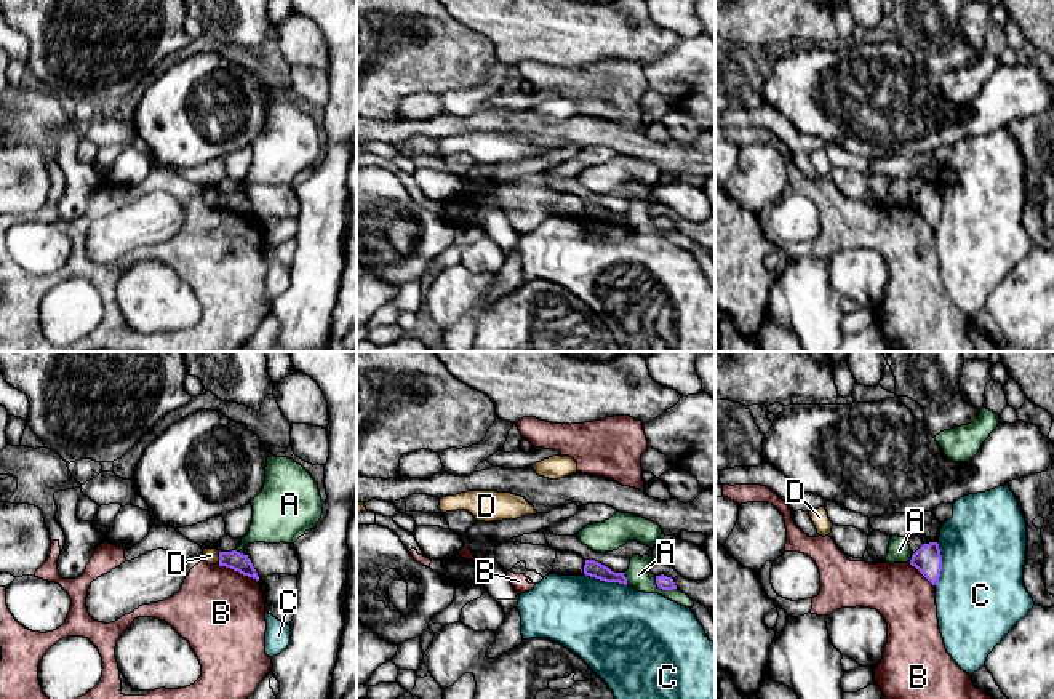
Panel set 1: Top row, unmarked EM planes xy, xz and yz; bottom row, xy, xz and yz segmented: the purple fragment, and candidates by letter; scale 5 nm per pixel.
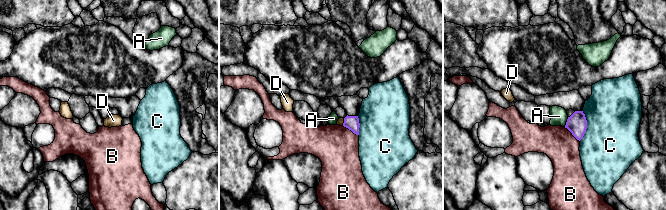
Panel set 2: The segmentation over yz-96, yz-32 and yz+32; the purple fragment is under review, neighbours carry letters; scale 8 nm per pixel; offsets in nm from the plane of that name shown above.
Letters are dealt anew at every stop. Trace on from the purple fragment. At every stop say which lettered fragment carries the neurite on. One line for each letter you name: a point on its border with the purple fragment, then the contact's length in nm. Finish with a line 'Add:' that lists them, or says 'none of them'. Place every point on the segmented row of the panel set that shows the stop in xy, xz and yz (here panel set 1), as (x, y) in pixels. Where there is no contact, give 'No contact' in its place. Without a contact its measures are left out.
Add: none of them

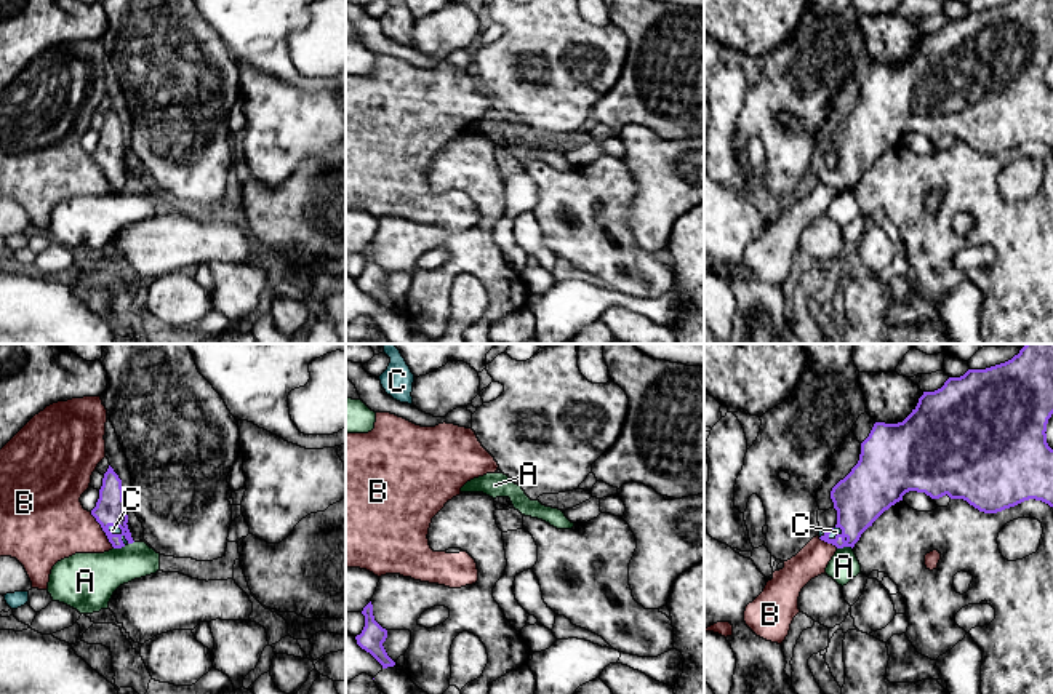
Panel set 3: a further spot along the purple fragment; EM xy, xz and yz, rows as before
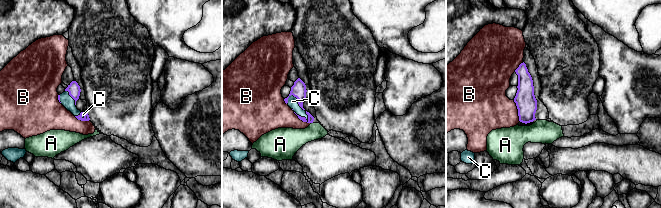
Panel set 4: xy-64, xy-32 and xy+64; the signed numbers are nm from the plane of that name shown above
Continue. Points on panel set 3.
C: Touches purple at xy (117, 534). Shared border 140 nm
Add: C

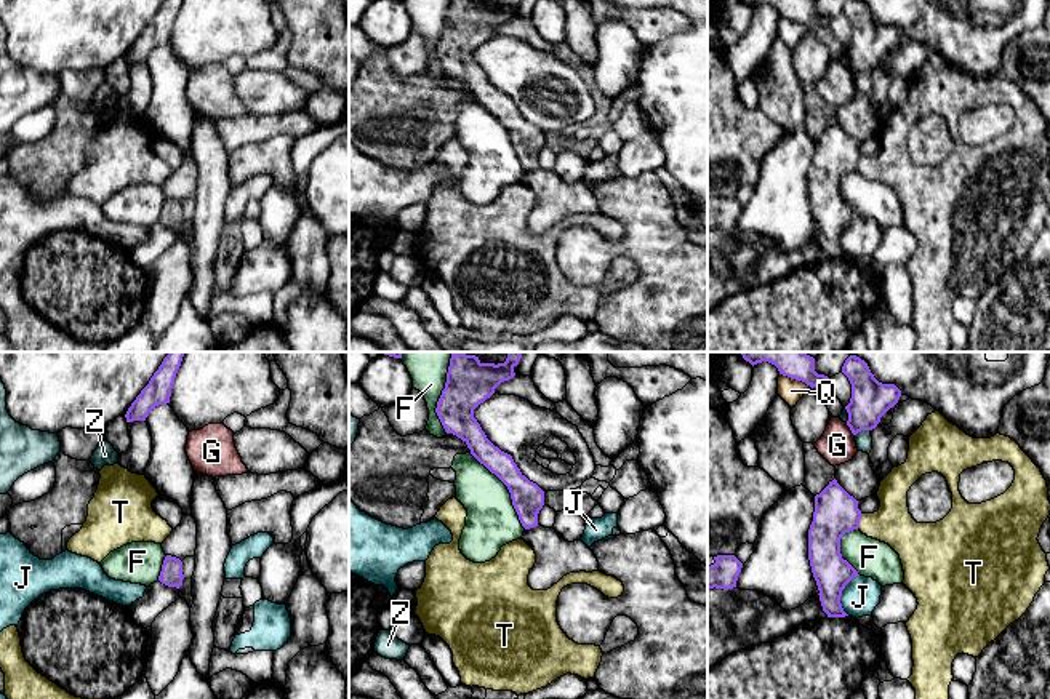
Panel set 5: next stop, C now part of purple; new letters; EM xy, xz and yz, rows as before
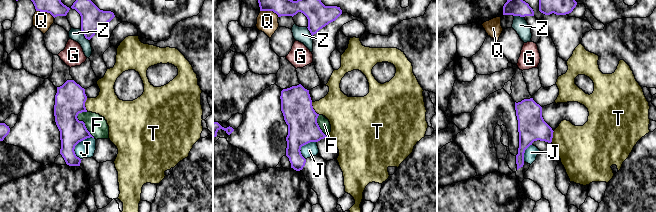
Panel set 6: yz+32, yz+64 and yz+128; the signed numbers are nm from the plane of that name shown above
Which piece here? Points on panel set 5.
Add: none of them

